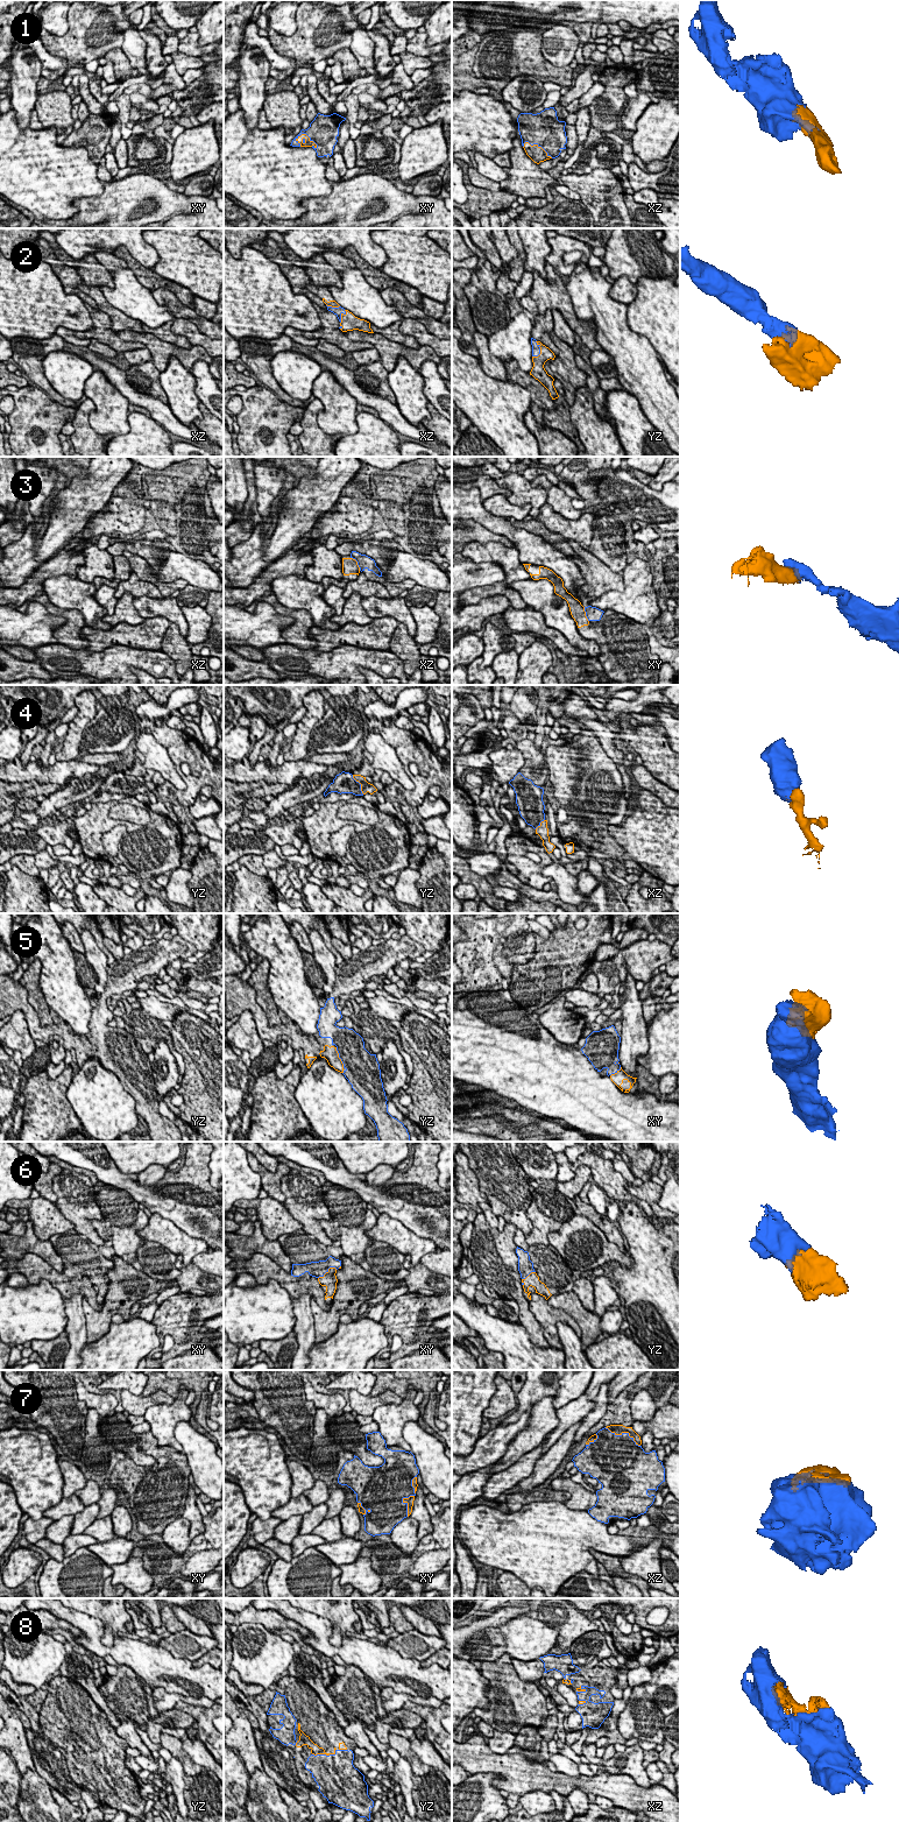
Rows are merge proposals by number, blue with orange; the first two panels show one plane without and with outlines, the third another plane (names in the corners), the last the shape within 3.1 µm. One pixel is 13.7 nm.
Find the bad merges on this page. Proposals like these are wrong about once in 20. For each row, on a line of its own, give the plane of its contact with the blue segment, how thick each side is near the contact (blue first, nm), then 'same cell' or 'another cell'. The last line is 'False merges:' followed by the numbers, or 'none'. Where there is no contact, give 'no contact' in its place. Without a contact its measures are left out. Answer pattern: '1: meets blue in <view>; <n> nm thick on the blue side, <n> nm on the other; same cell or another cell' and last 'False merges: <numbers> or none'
1: meets blue in xy; 400 nm thick on the blue side, 100 nm on the other; same cell
2: meets blue in yz; 130 nm thick on the blue side, 160 nm on the other; same cell
3: meets blue in xz; 190 nm thick on the blue side, 220 nm on the other; another cell
4: meets blue in yz; 280 nm thick on the blue side, 140 nm on the other; same cell
5: meets blue in yz; 400 nm thick on the blue side, 200 nm on the other; same cell
6: meets blue in xy; 220 nm thick on the blue side, 200 nm on the other; same cell
7: meets blue in xy; 440 nm thick on the blue side, 100 nm on the other; same cell
8: meets blue in yz; 480 nm thick on the blue side, 130 nm on the other; same cell
False merges: 3

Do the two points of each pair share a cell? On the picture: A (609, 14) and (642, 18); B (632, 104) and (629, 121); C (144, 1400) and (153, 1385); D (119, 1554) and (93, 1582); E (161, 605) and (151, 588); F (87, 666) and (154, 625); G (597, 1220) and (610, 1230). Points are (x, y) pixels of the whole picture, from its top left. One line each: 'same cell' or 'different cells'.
A: same cell
B: same cell
C: different cells
D: different cells
E: different cells
F: different cells
G: same cell

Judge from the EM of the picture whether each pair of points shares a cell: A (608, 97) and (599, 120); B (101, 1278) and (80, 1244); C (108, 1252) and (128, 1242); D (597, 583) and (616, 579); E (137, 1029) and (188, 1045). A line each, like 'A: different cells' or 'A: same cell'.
A: same cell
B: same cell
C: different cells
D: same cell
E: different cells

